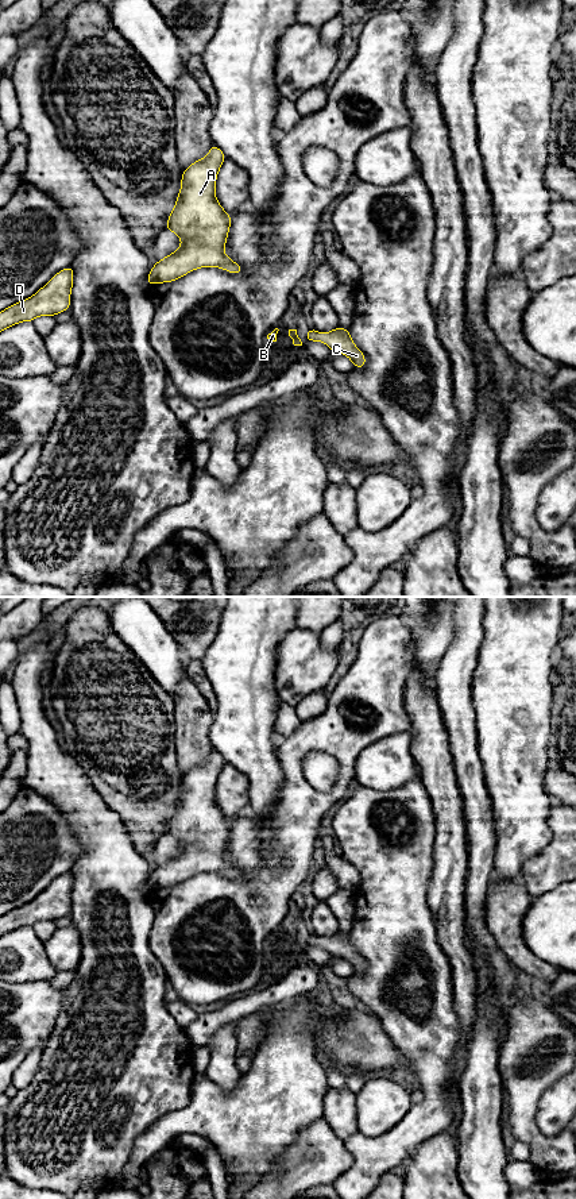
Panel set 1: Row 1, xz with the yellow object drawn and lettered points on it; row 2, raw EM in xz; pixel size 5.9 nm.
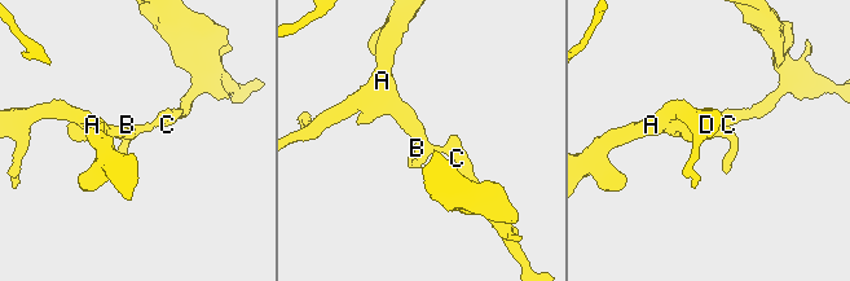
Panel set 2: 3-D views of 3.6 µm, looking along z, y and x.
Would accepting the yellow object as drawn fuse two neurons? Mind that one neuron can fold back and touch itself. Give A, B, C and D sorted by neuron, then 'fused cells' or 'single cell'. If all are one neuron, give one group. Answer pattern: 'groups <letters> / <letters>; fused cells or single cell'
groups A B C D; single cell

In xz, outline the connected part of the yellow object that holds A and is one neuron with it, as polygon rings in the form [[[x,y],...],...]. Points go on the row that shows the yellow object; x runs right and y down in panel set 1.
[[[213,143],[204,159],[193,162],[183,170],[181,190],[165,227],[175,232],[182,244],[177,251],[152,266],[147,275],[148,286],[175,281],[200,267],[220,267],[232,274],[243,273],[243,267],[224,254],[232,215],[223,209],[214,193],[216,178],[225,158],[225,154]]]

